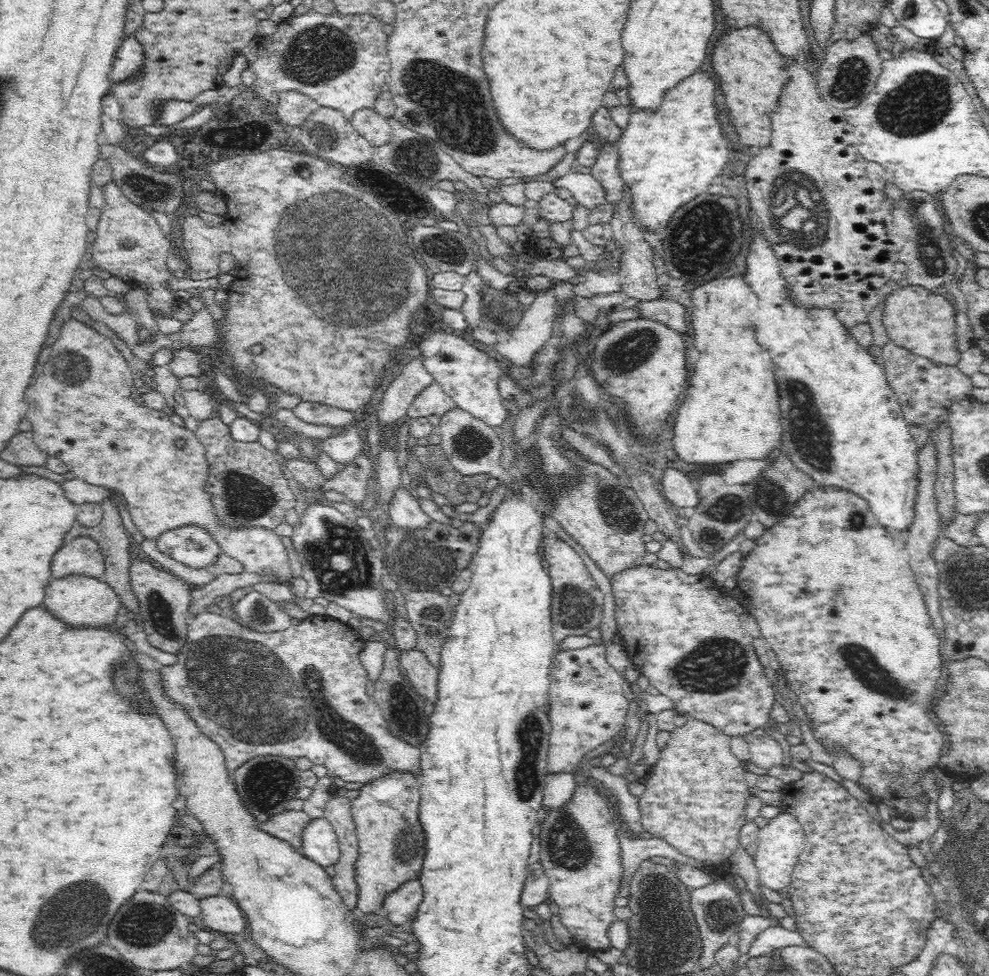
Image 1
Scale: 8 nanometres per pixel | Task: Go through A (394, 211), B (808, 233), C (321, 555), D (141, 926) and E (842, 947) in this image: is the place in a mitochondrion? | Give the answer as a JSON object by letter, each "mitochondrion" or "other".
{"A":"mitochondrion","B":"mitochondrion","C":"mitochondrion","D":"mitochondrion","E":"other"}

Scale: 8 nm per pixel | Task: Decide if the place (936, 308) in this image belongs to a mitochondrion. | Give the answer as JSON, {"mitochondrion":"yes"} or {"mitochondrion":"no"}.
{"mitochondrion":"no"}

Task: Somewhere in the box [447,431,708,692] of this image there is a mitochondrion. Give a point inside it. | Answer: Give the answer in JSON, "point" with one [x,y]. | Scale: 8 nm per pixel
{"point":[611,504]}

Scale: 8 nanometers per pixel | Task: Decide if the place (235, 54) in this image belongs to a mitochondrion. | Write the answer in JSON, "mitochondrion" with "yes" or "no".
{"mitochondrion":"no"}

